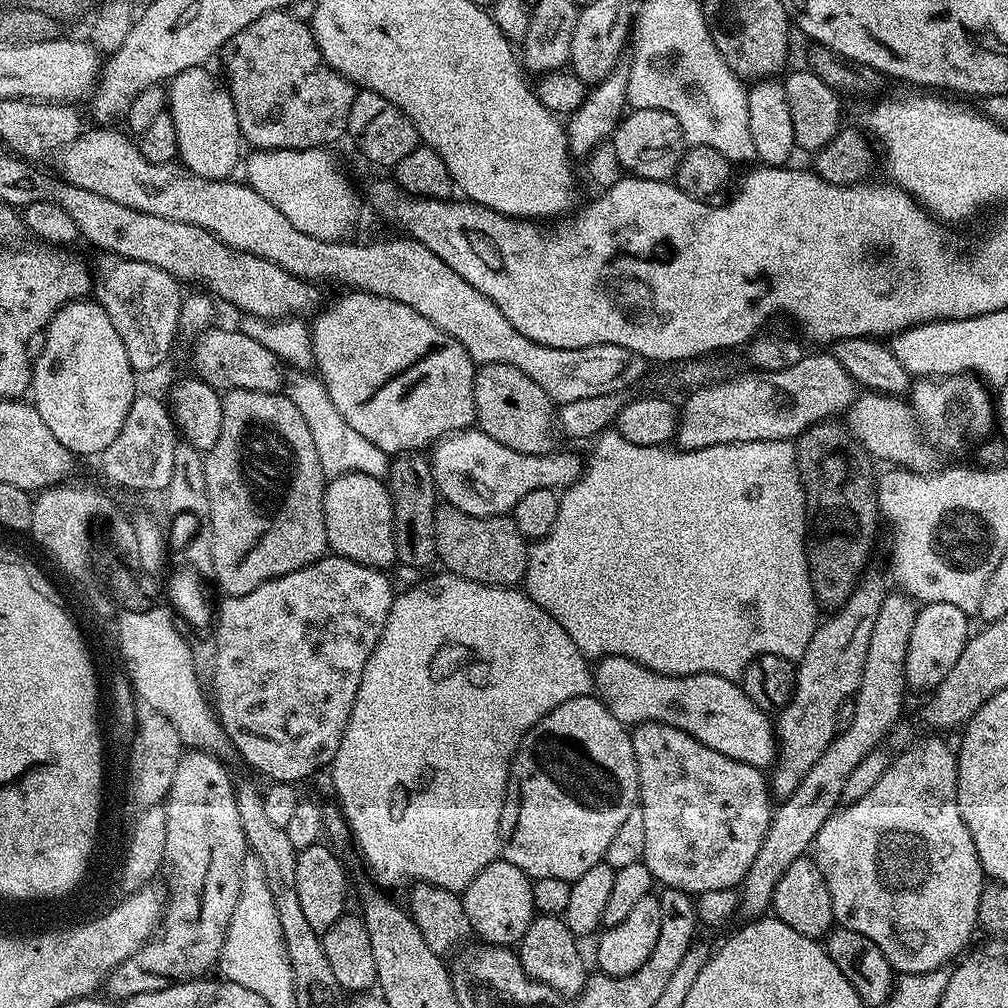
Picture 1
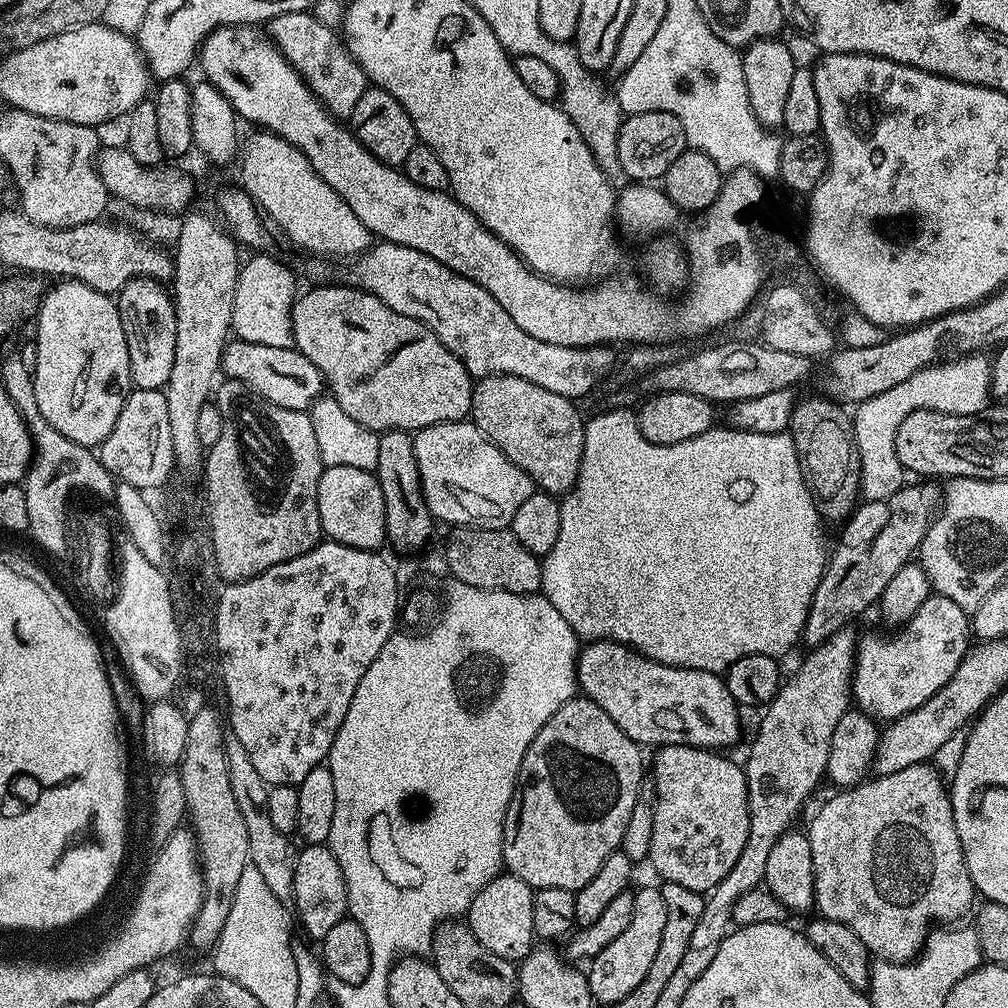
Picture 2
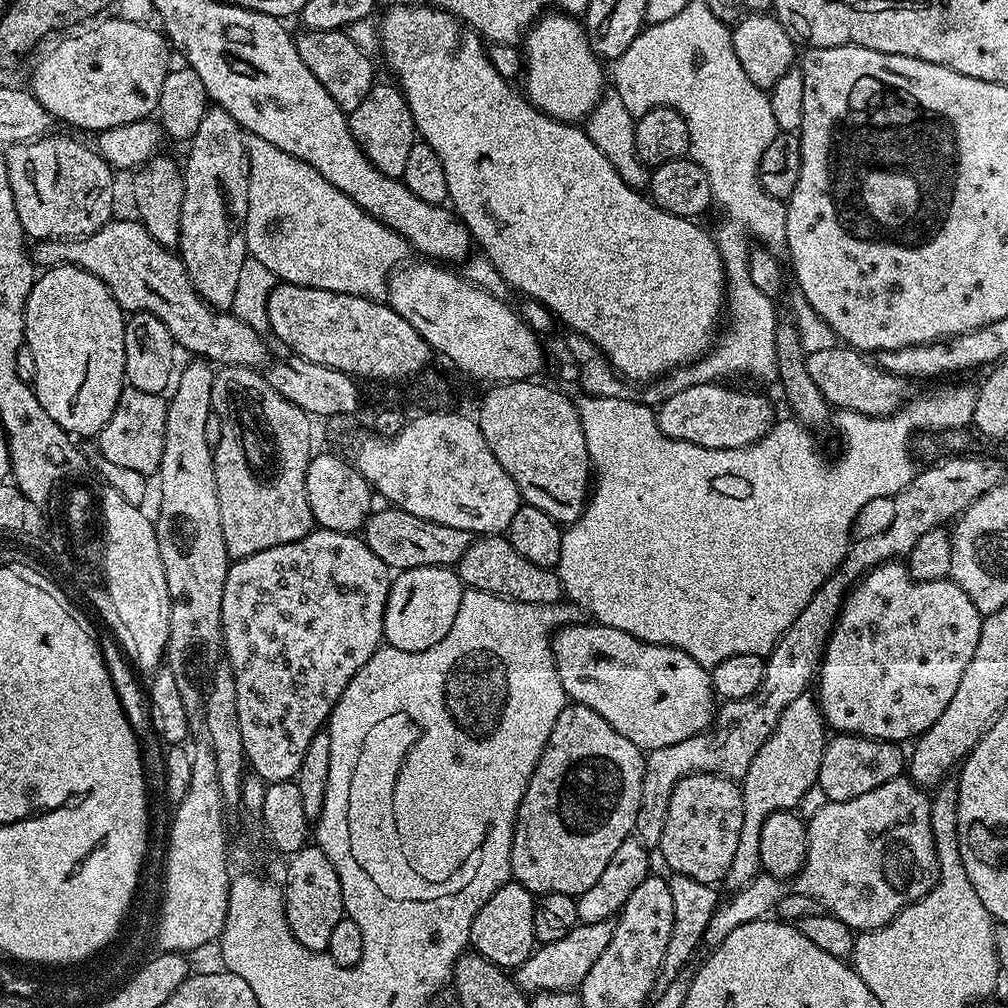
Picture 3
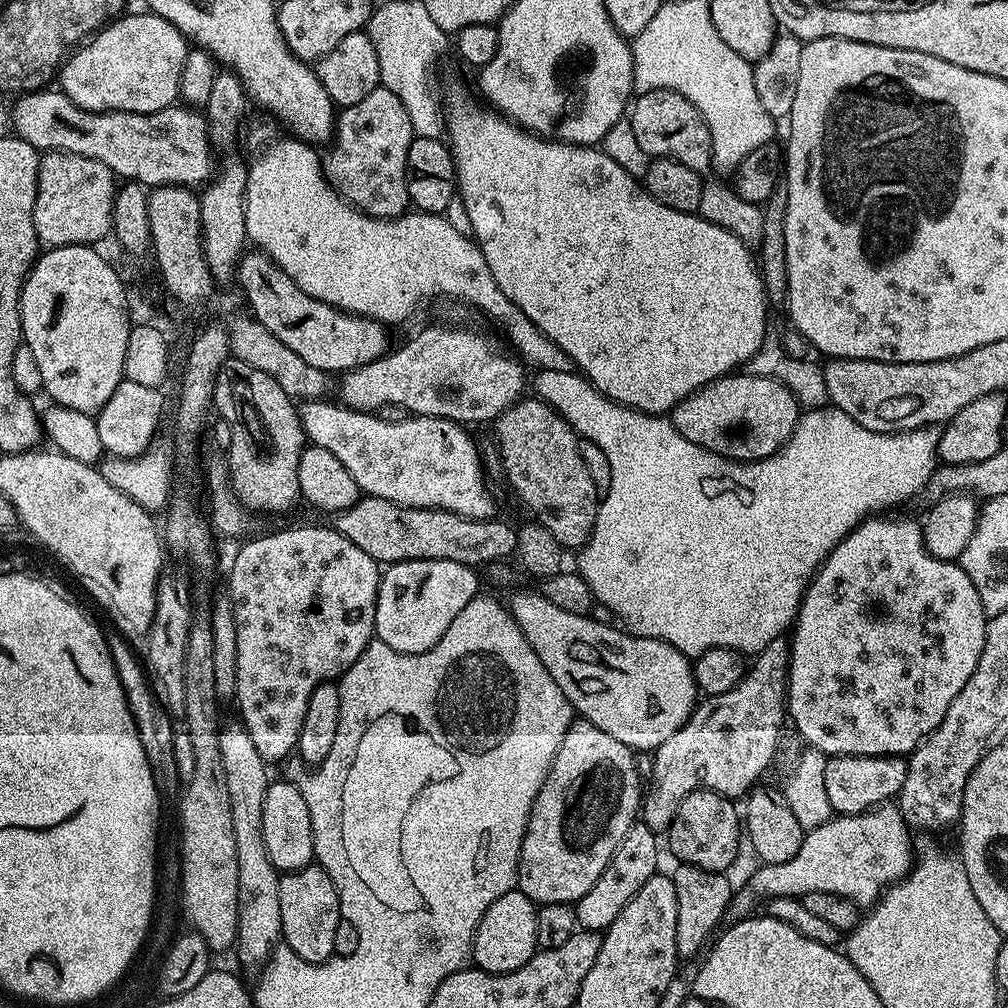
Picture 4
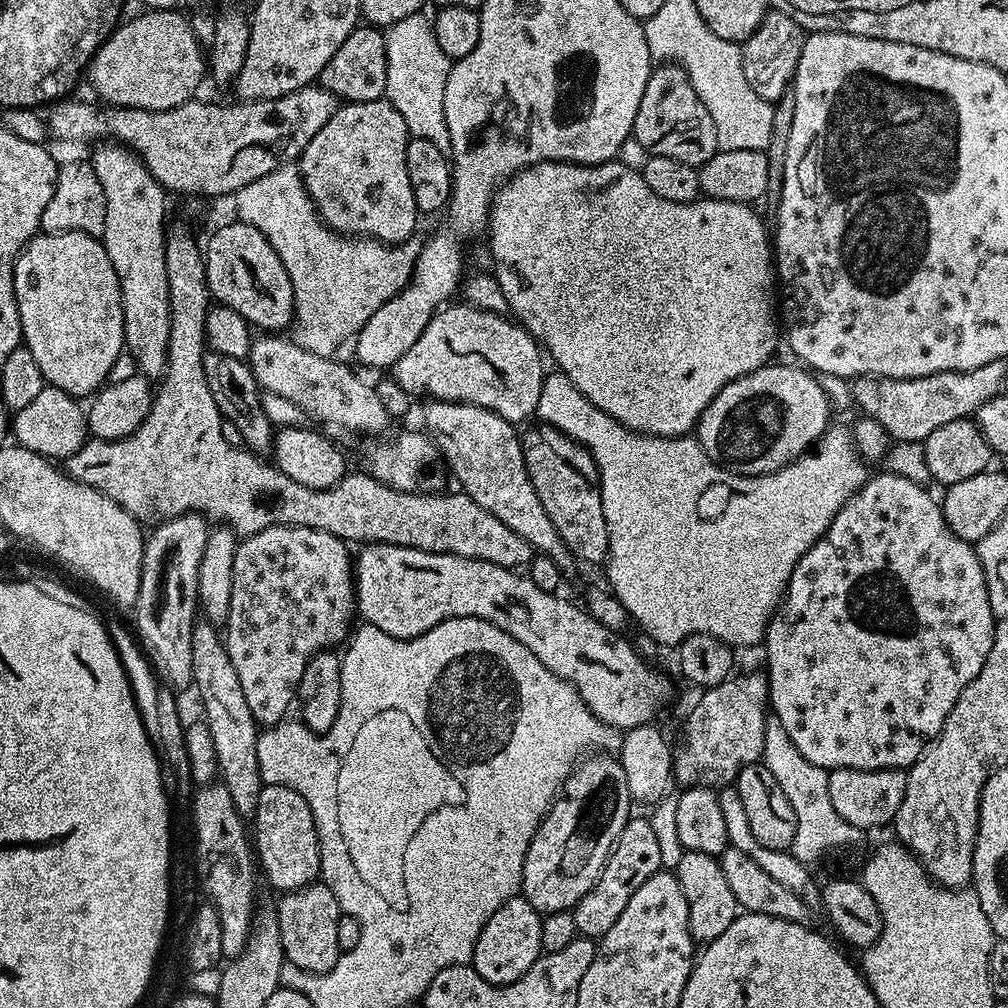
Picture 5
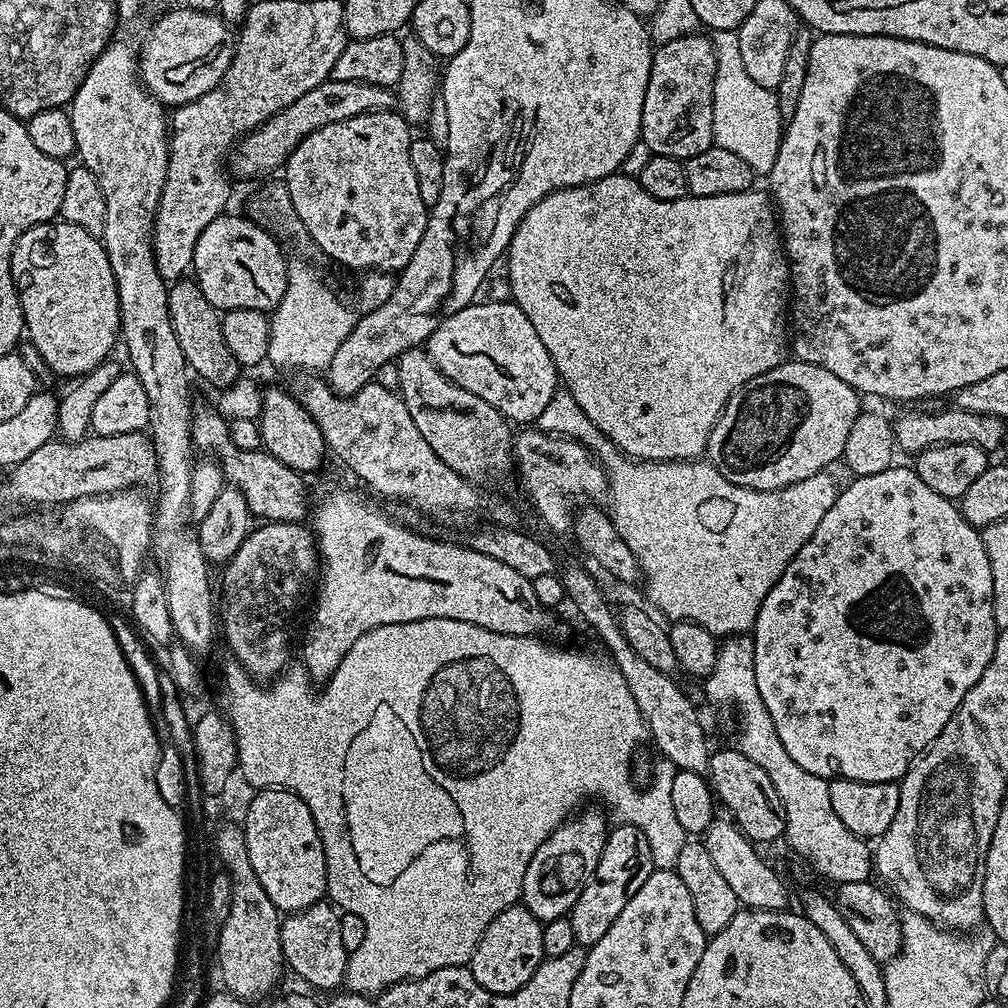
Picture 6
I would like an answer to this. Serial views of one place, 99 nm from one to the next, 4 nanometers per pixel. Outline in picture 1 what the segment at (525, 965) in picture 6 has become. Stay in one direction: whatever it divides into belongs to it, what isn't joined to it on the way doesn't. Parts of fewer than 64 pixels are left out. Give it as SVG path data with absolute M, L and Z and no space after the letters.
M503 858L493 860L482 869L478 878L464 888L462 899L472 932L480 935L479 939L486 944L519 945L526 934L526 926L530 926L536 912L532 880L525 872L518 870L518 866Z

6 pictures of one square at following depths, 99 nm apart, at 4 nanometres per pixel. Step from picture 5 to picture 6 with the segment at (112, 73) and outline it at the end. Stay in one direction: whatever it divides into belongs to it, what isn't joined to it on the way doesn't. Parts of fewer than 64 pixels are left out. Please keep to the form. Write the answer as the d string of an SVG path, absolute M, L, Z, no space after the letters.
M172 8L153 22L144 45L139 45L140 80L155 100L165 106L179 106L210 91L226 74L235 52L233 29L215 11Z

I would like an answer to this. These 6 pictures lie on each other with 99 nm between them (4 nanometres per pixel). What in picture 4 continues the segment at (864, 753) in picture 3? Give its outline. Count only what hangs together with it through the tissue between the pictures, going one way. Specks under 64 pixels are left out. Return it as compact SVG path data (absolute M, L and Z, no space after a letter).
M834 756L826 760L825 772L827 797L833 813L853 816L895 801L908 777L908 761L903 756Z

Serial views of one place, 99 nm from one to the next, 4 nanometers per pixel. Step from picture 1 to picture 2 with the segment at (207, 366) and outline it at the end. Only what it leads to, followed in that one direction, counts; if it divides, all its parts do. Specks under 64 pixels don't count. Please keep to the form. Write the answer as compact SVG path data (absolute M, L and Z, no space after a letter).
M232 338L224 346L220 366L227 379L242 382L251 392L258 393L274 406L282 406L286 410L308 412L313 402L320 399L326 388L324 375L320 373L318 366L314 366L314 362L310 362L310 358L306 358L301 352L297 352L295 347L262 346L258 342L246 342Z

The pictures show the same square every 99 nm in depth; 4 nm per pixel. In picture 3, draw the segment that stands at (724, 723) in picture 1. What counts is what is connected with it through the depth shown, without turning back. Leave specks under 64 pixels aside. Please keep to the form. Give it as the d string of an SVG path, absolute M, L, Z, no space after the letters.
M587 622L573 628L561 627L552 642L552 654L556 657L558 678L569 701L584 704L594 714L602 714L618 734L630 738L641 750L662 746L674 746L694 734L704 731L713 723L718 697L712 690L712 673L703 668L690 654L661 644L647 644L645 640L626 634L626 630L614 630L605 624Z

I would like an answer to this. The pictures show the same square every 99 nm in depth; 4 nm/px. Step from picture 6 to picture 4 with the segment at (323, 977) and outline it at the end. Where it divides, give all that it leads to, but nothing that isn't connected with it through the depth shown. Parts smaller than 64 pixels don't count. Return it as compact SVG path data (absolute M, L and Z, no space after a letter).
M313 862L304 868L283 873L278 886L278 907L282 910L280 934L287 951L298 954L298 958L311 964L321 964L332 959L334 934L342 919L340 890L324 868Z

